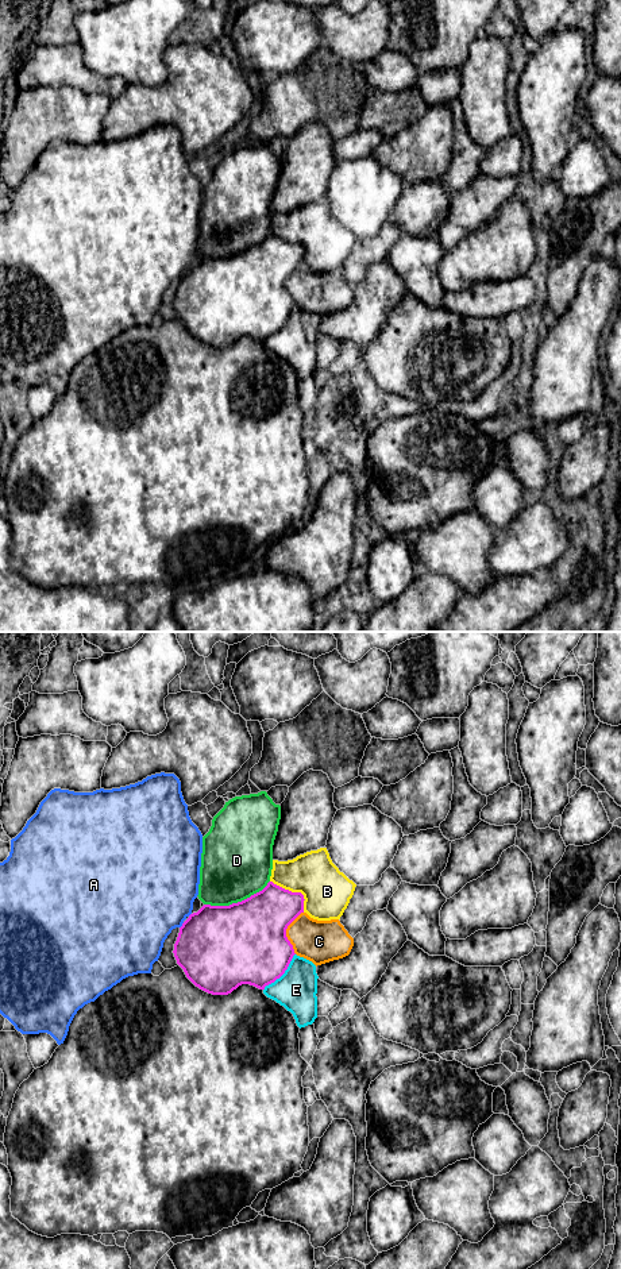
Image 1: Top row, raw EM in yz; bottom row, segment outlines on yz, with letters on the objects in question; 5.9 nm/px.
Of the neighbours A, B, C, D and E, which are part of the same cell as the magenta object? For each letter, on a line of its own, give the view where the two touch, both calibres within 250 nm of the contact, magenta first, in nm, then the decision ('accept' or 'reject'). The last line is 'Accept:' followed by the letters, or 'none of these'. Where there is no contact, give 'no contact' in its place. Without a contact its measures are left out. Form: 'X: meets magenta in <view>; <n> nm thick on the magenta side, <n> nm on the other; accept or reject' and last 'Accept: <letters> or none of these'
A: meets magenta in yz; 480 nm thick on the magenta side, 480 nm on the other; reject
B: meets magenta in yz; 300 nm thick on the magenta side, 280 nm on the other; reject
C: meets magenta in yz; 480 nm thick on the magenta side, 260 nm on the other; reject
D: meets magenta in yz; 480 nm thick on the magenta side, 420 nm on the other; reject
E: meets magenta in yz; 440 nm thick on the magenta side, 240 nm on the other; reject
Accept: none of these

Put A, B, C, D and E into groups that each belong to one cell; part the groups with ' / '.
A / B / C / D / E

